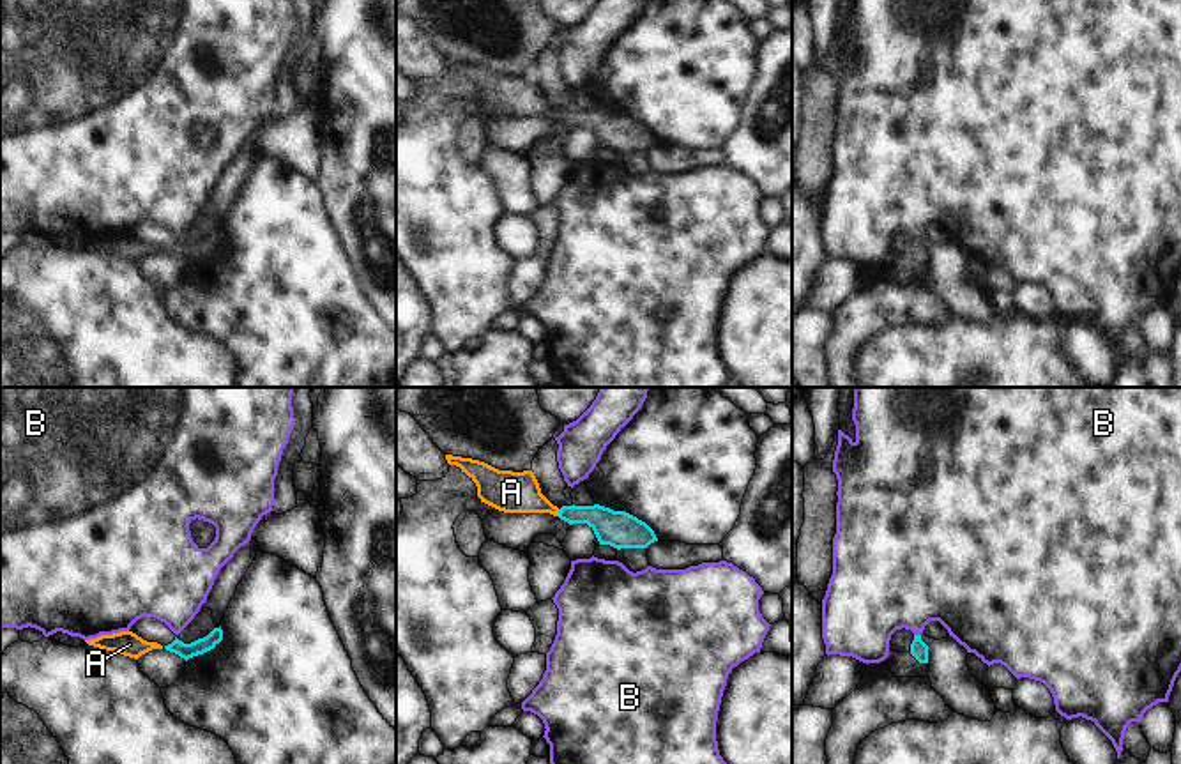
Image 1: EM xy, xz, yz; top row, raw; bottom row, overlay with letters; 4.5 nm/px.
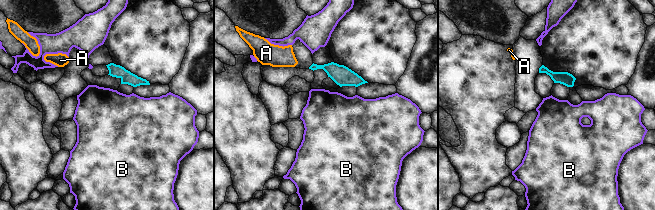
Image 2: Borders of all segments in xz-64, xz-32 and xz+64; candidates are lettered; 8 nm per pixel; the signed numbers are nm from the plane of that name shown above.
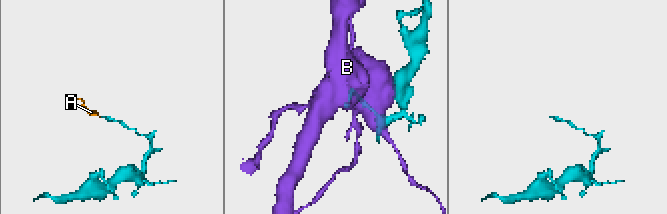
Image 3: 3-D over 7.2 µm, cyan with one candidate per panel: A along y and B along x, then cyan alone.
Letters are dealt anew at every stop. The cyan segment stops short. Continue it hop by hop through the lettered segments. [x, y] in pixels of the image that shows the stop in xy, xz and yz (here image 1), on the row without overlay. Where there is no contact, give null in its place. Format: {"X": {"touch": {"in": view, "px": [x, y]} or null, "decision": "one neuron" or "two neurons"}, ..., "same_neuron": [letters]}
{"A": {"touch": {"in": "xz", "px": [559, 117]}, "decision": "one neuron"}, "B": {"touch": {"in": "yz", "px": [918, 239]}, "decision": "two neurons"}, "same_neuron": ["A"]}

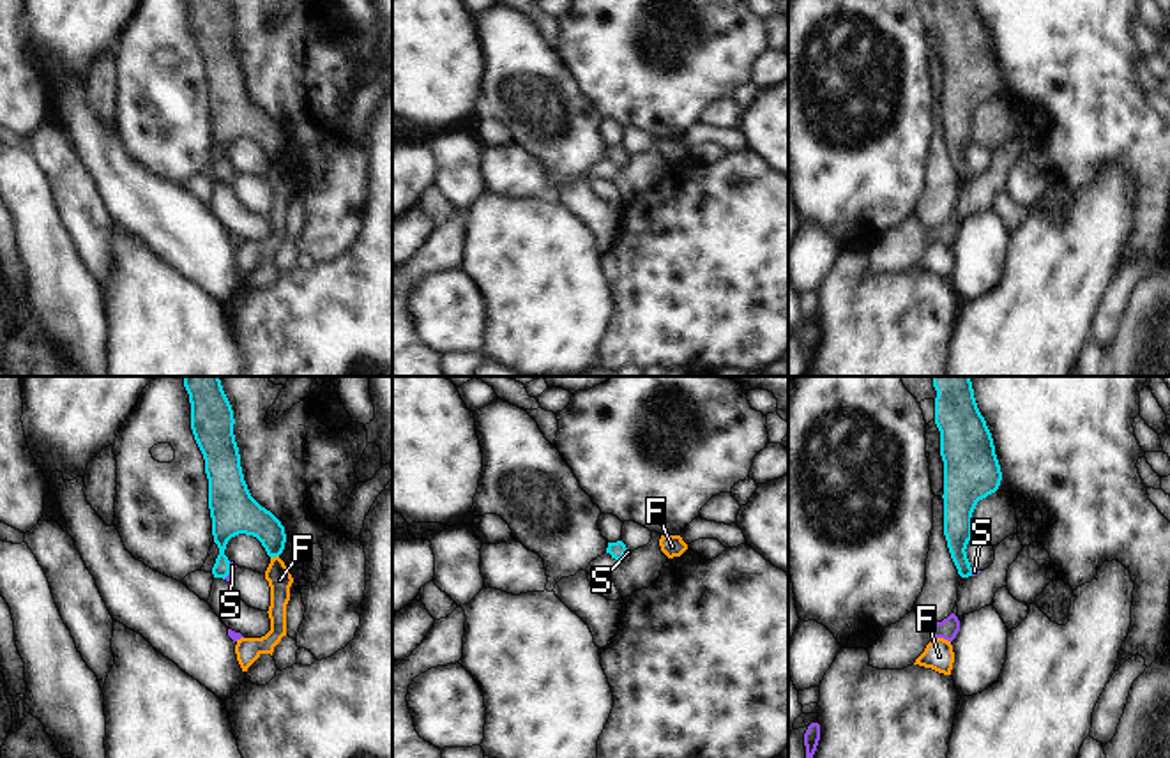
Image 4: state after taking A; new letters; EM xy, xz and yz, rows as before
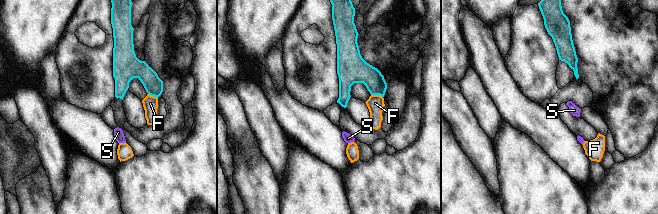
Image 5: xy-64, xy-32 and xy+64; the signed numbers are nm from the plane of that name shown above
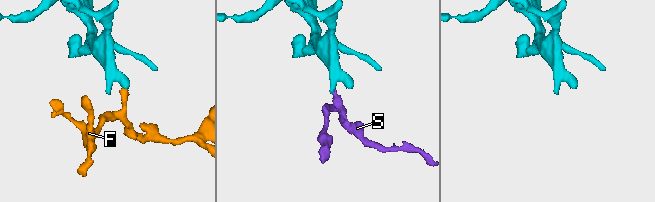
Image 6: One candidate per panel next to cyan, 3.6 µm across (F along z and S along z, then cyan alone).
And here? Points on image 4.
{"F": {"touch": {"in": "xy", "px": [274, 159]}, "decision": "two neurons"}, "S": {"touch": {"in": "xy", "px": [228, 175]}, "decision": "one neuron"}, "same_neuron": ["S"]}

